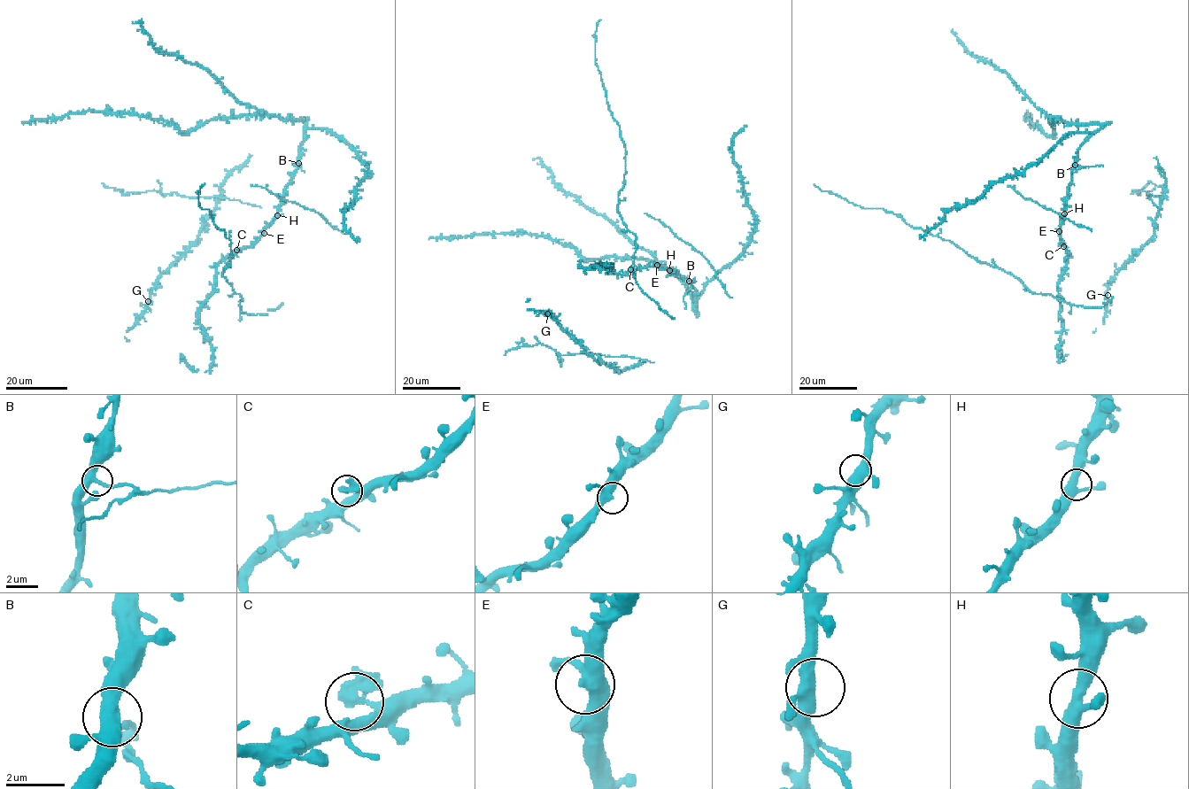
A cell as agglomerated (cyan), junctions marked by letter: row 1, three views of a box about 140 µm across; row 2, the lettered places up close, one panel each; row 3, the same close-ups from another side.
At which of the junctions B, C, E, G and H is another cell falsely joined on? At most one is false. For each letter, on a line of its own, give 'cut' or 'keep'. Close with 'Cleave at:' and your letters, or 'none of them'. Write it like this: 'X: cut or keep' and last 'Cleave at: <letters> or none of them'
B: cut
C: keep
E: keep
G: keep
H: keep
Cleave at: B

